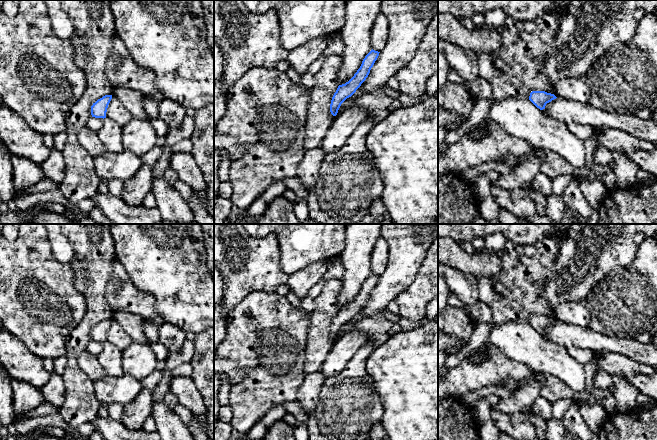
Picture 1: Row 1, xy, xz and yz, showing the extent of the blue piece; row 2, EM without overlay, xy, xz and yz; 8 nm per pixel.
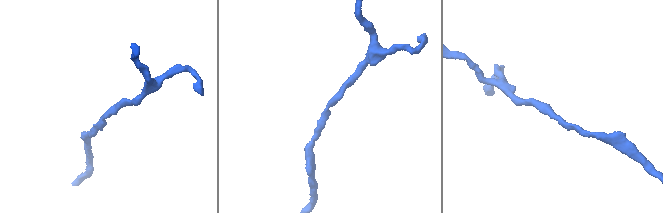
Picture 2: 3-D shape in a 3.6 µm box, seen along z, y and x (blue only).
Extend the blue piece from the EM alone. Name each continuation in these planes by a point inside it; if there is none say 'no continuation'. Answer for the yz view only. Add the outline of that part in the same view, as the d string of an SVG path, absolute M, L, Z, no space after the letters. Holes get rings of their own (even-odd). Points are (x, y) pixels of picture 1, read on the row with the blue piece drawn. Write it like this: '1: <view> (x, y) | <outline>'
no continuation

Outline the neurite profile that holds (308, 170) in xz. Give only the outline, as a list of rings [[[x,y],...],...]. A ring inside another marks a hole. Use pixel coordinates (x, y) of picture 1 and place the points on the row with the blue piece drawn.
[[[320,148],[306,150],[297,168],[296,177],[306,186],[309,194],[313,191],[326,153]]]

